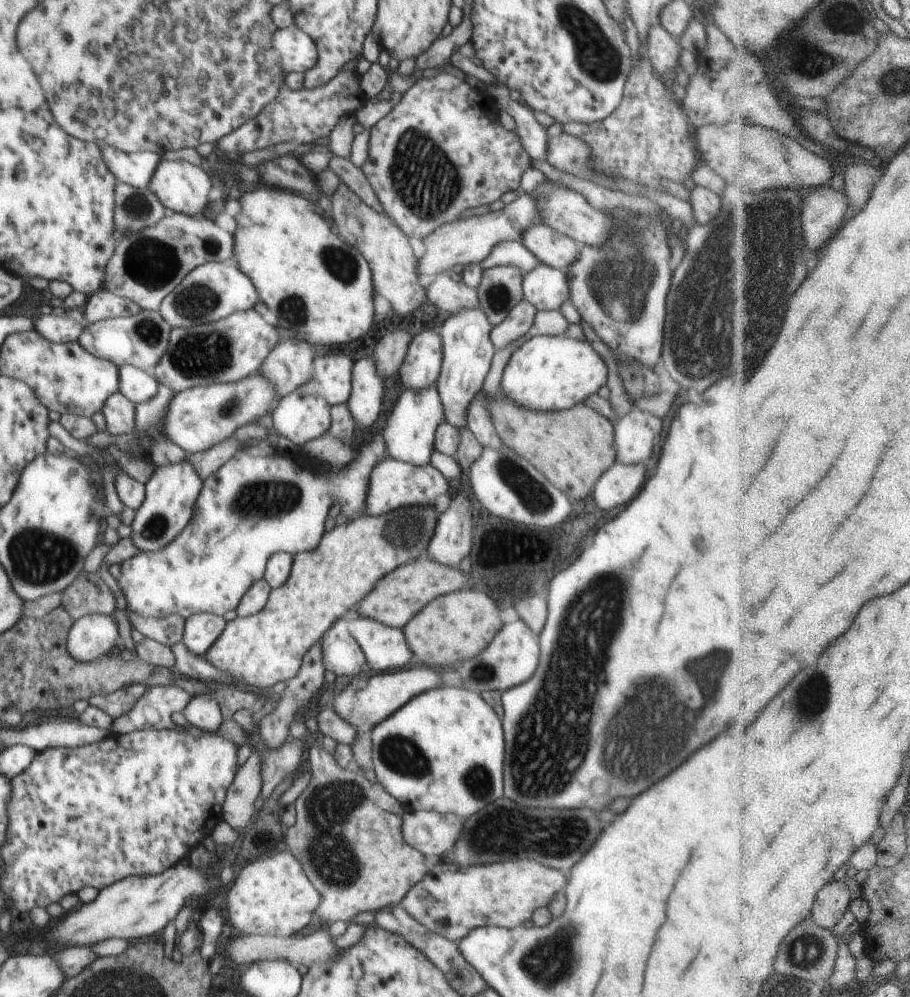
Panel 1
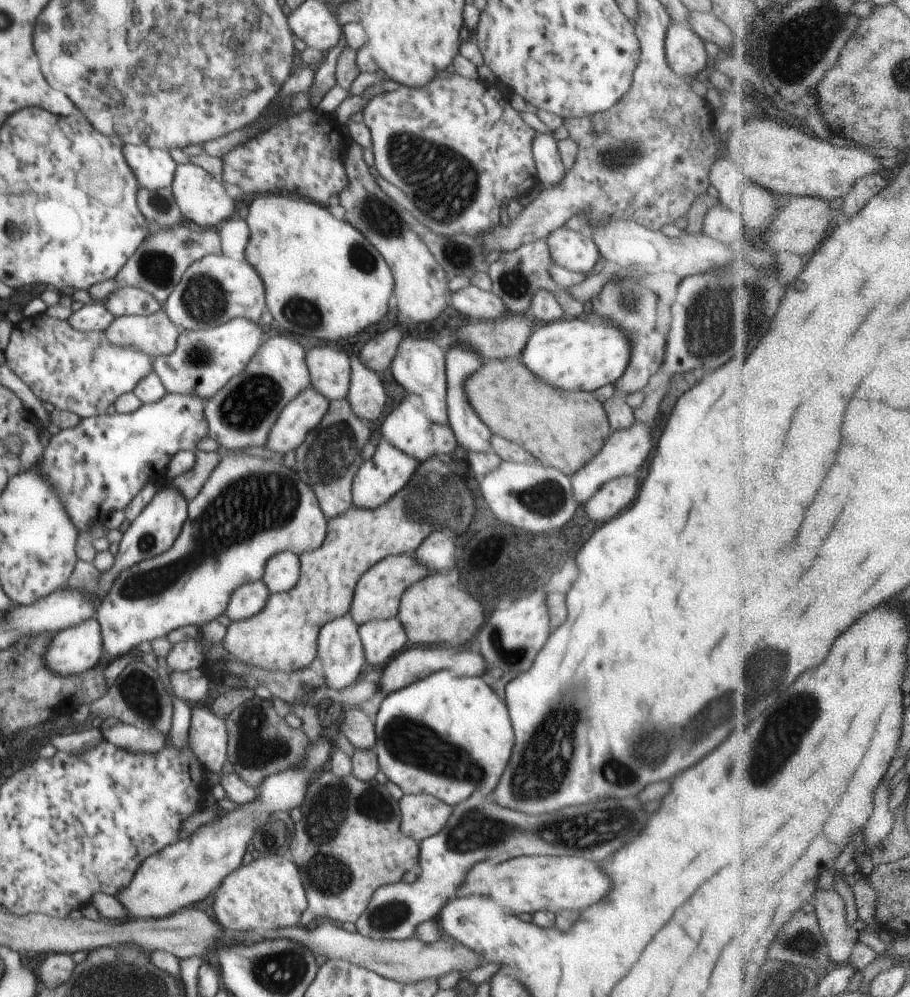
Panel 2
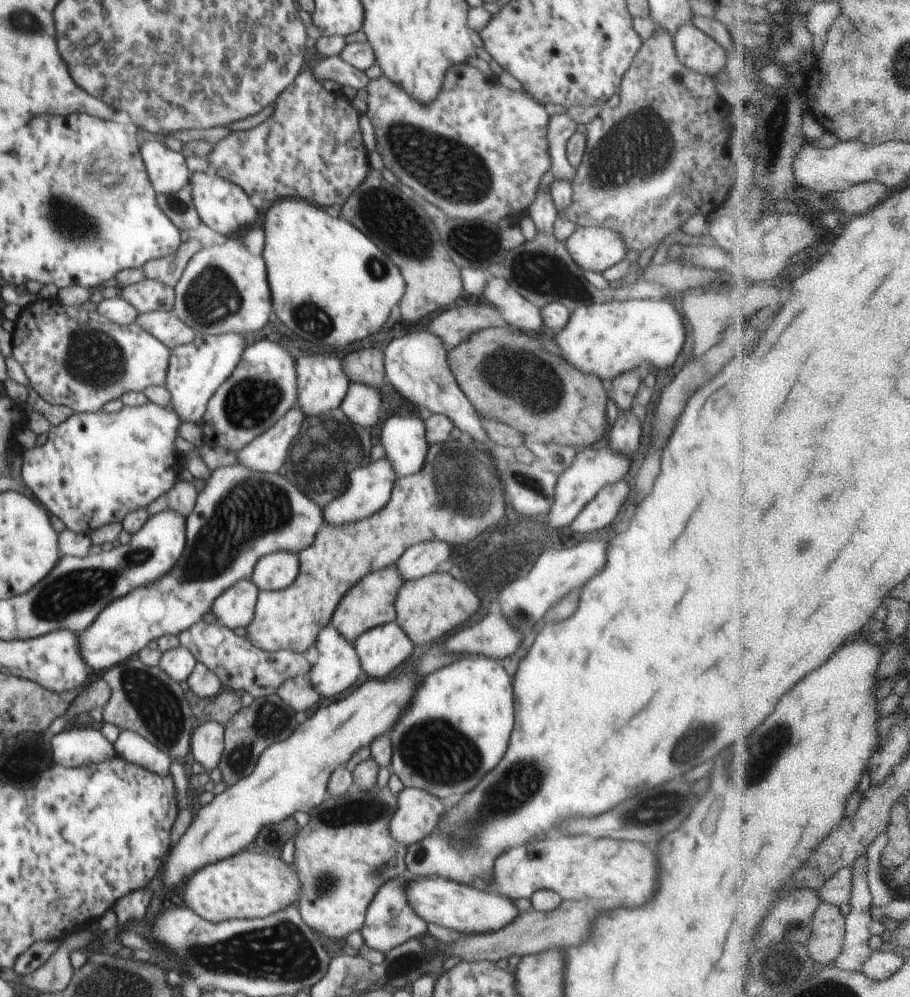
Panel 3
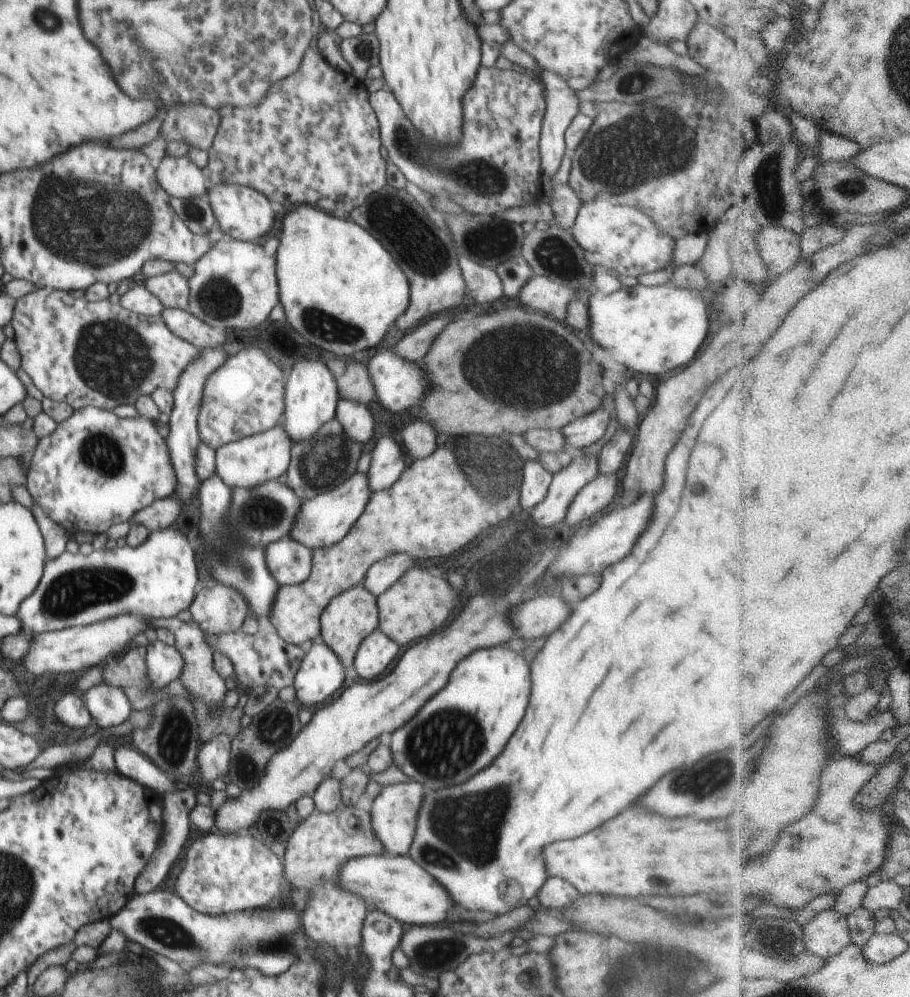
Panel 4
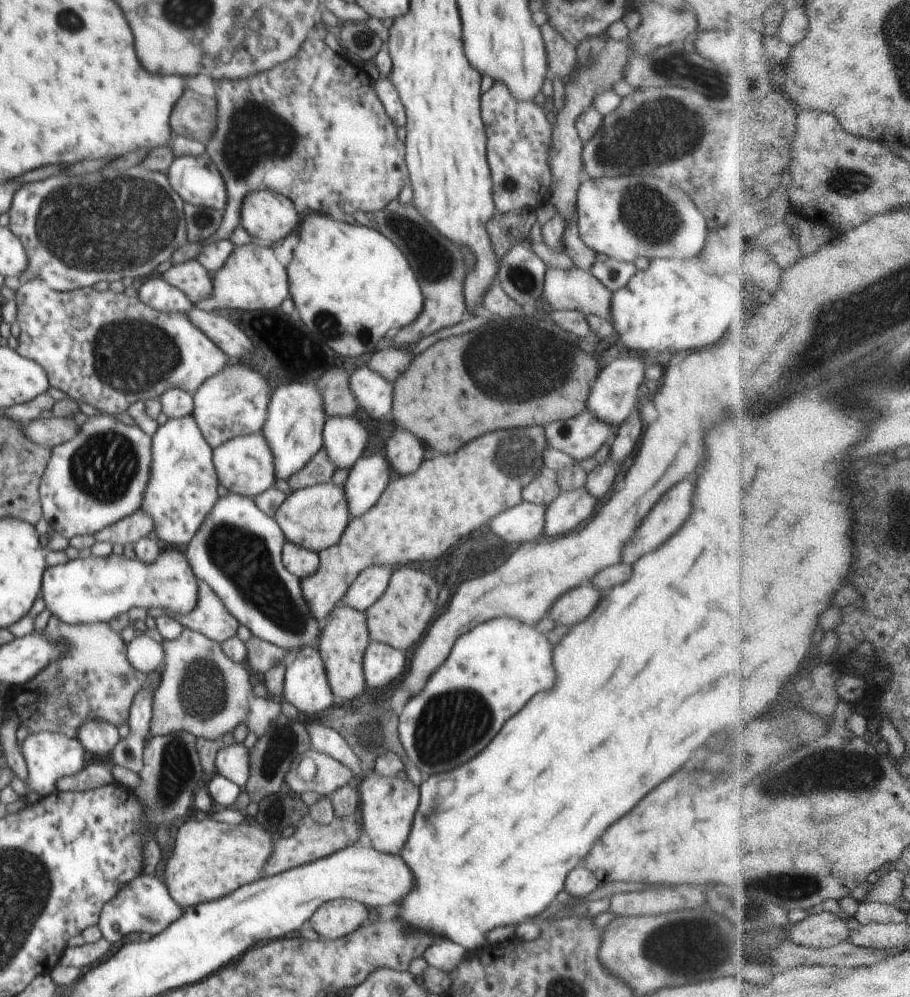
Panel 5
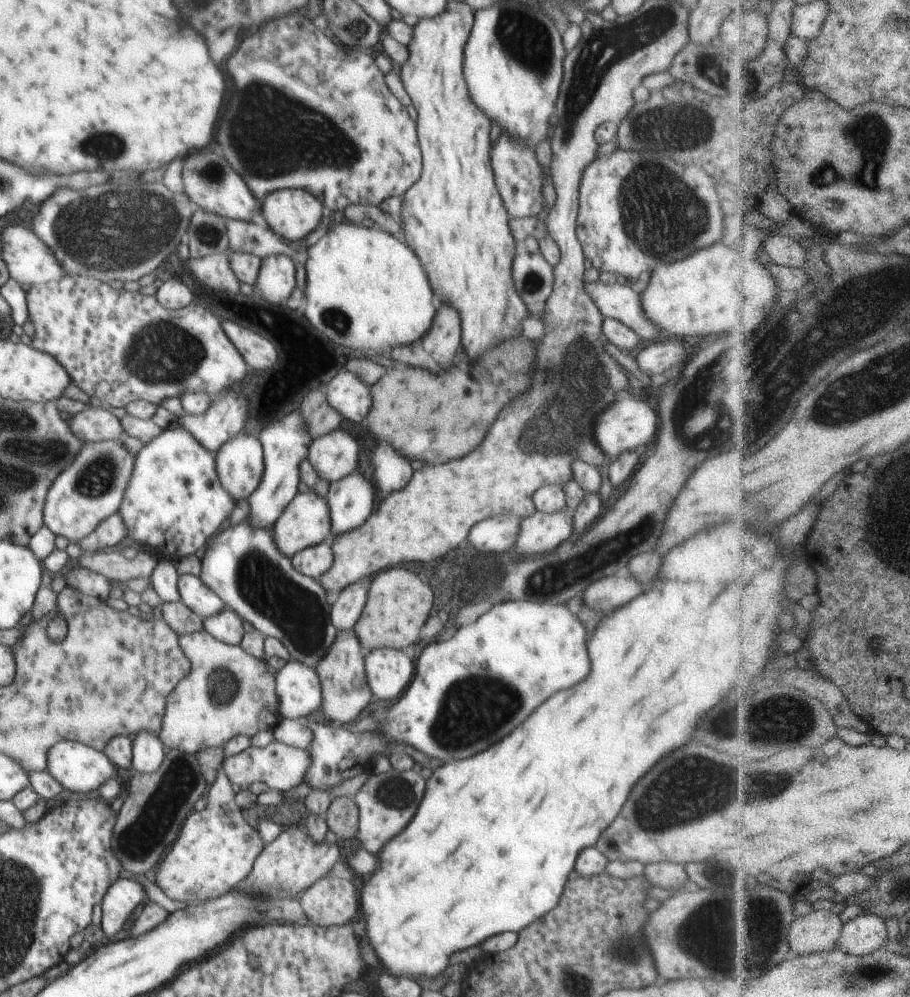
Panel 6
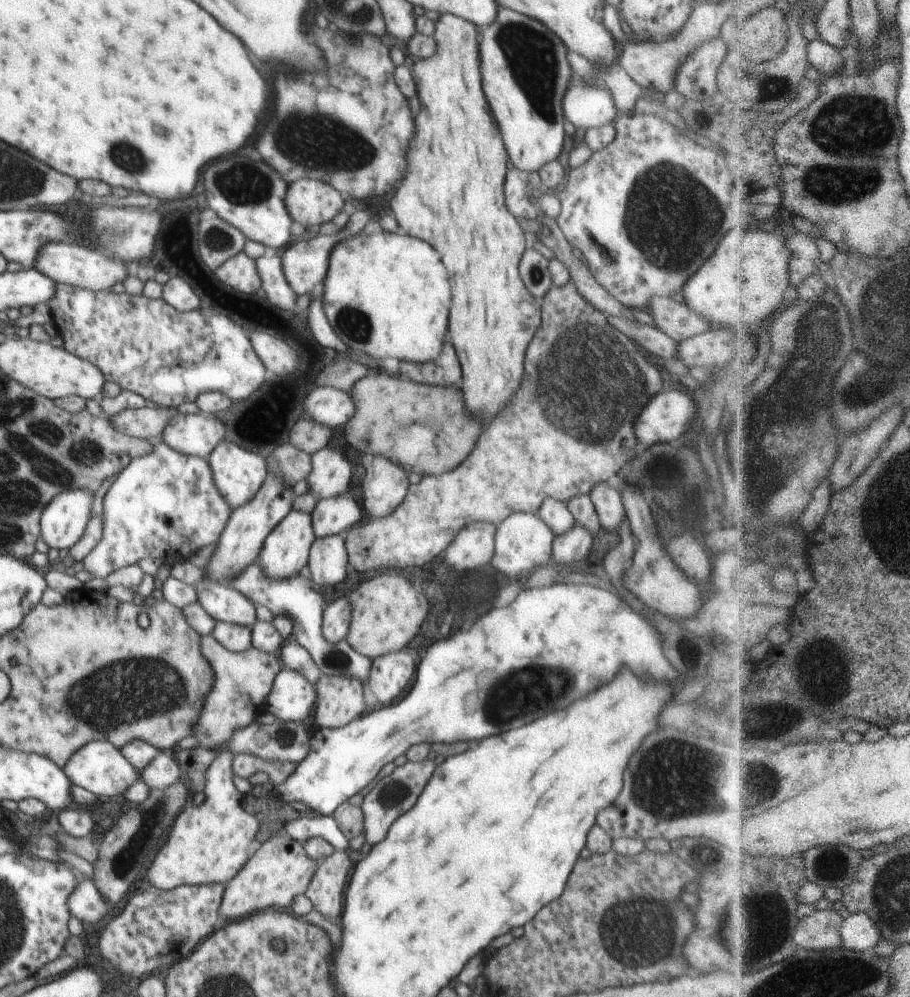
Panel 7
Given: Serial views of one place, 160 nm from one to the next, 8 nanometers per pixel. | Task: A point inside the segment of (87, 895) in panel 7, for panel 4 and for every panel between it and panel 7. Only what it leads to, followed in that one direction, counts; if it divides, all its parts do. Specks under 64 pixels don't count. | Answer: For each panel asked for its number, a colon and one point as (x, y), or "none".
4: (271, 942)
5: (144, 906)
6: (125, 895)

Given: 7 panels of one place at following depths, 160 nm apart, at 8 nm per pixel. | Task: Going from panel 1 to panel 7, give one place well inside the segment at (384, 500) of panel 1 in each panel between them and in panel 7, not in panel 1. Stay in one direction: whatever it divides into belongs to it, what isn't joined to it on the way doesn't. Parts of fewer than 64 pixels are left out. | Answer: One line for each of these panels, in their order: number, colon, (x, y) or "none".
2: (388, 471)
3: (370, 488)
4: (323, 520)
5: (315, 517)
6: (305, 521)
7: (285, 552)

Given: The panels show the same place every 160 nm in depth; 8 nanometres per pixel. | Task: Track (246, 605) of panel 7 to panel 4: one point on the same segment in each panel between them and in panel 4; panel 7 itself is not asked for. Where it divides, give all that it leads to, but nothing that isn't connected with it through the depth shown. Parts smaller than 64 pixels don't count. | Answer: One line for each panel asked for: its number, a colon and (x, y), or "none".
4: (157, 579)
5: (87, 590)
6: (195, 595)

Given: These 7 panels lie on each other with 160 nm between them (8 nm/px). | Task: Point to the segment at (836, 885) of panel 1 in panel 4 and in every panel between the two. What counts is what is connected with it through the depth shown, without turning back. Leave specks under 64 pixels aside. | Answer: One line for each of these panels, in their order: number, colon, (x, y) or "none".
2: (831, 907)
3: (829, 939)
4: (829, 934)

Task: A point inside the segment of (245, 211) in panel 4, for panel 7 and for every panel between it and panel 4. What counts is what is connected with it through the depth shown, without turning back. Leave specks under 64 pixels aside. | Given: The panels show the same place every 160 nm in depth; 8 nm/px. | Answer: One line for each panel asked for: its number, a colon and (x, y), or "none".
5: (268, 217)
6: (294, 214)
7: (310, 202)

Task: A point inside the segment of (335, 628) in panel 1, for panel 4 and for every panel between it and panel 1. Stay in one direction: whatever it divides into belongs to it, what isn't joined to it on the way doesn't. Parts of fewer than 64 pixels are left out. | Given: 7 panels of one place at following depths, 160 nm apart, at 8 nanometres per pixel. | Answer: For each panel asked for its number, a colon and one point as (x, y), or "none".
2: (340, 649)
3: (338, 668)
4: (321, 674)

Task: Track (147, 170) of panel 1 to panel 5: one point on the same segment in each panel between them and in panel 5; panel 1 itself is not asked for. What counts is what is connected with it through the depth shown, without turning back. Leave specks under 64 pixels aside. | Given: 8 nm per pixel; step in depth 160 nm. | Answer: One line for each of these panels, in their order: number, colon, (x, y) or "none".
2: (154, 169)
3: (168, 171)
4: (178, 176)
5: (196, 180)

